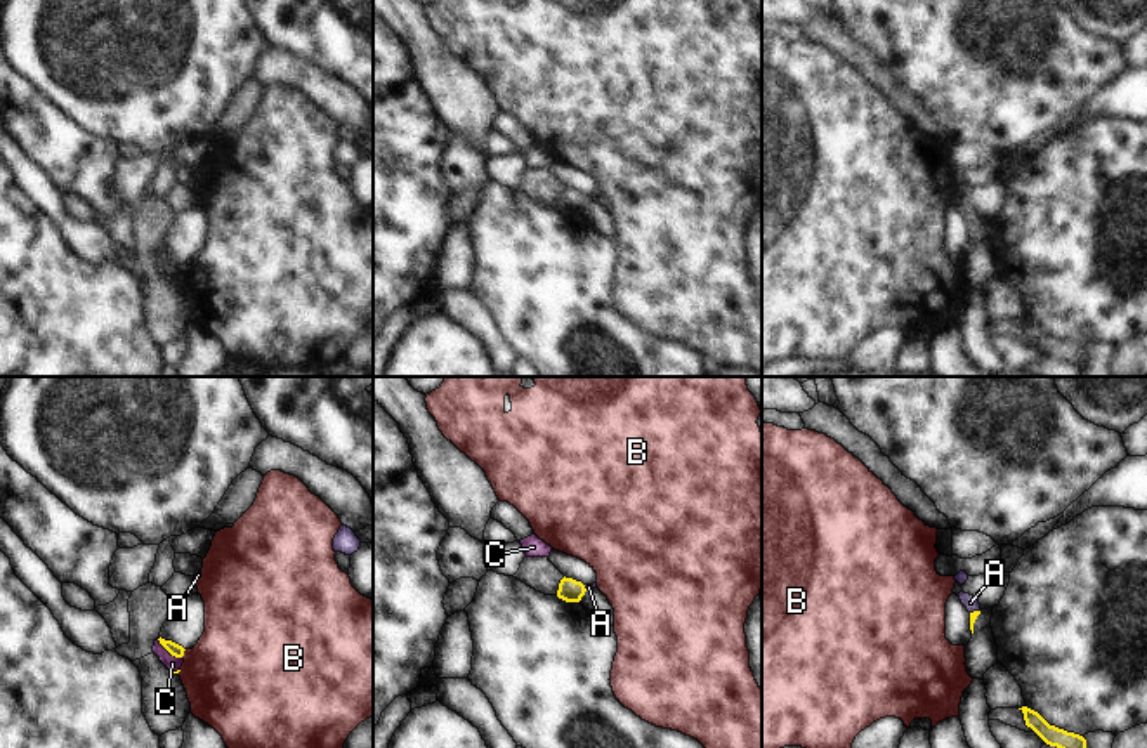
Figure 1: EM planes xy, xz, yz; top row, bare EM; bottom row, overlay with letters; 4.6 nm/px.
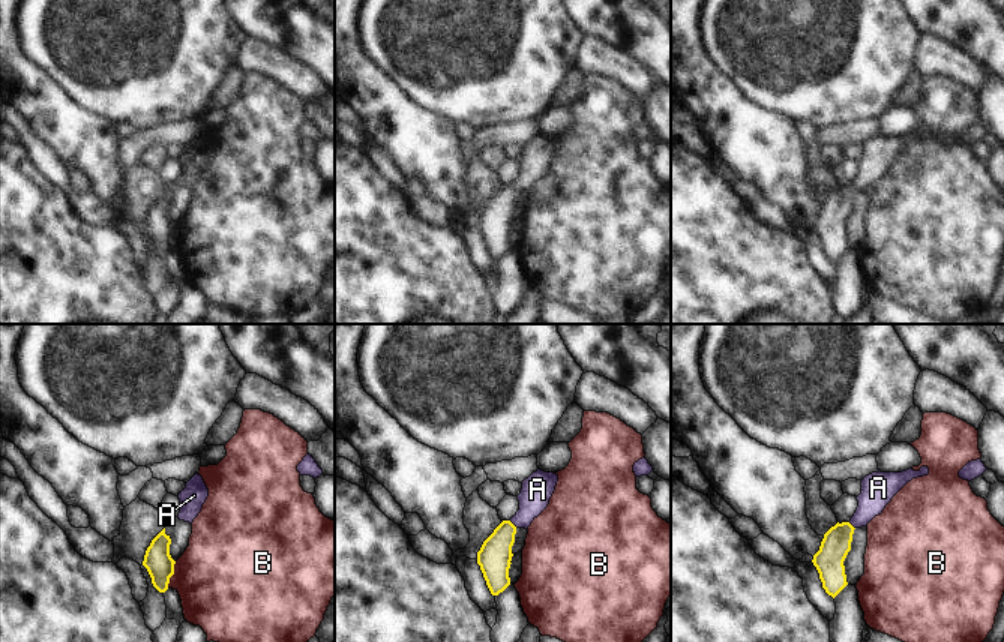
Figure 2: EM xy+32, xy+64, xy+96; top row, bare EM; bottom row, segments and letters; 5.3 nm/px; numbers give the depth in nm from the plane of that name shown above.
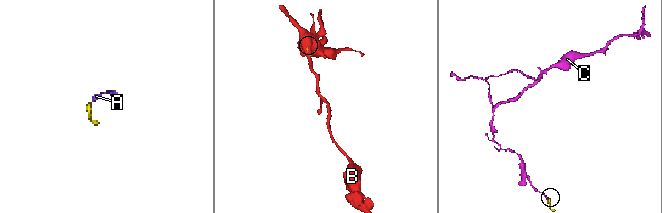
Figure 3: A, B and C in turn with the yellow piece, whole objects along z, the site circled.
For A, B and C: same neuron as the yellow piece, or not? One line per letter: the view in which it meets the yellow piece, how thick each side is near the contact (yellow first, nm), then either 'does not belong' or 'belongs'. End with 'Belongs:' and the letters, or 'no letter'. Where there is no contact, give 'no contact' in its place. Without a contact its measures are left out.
A: meets yellow in yz; 40 nm thick on the yellow side, 70 nm on the other; belongs
B: meets yellow in xy; 60 nm thick on the yellow side, 440 nm on the other; does not belong
C: meets yellow in xy; 60 nm thick on the yellow side, 70 nm on the other; does not belong
Belongs: A

